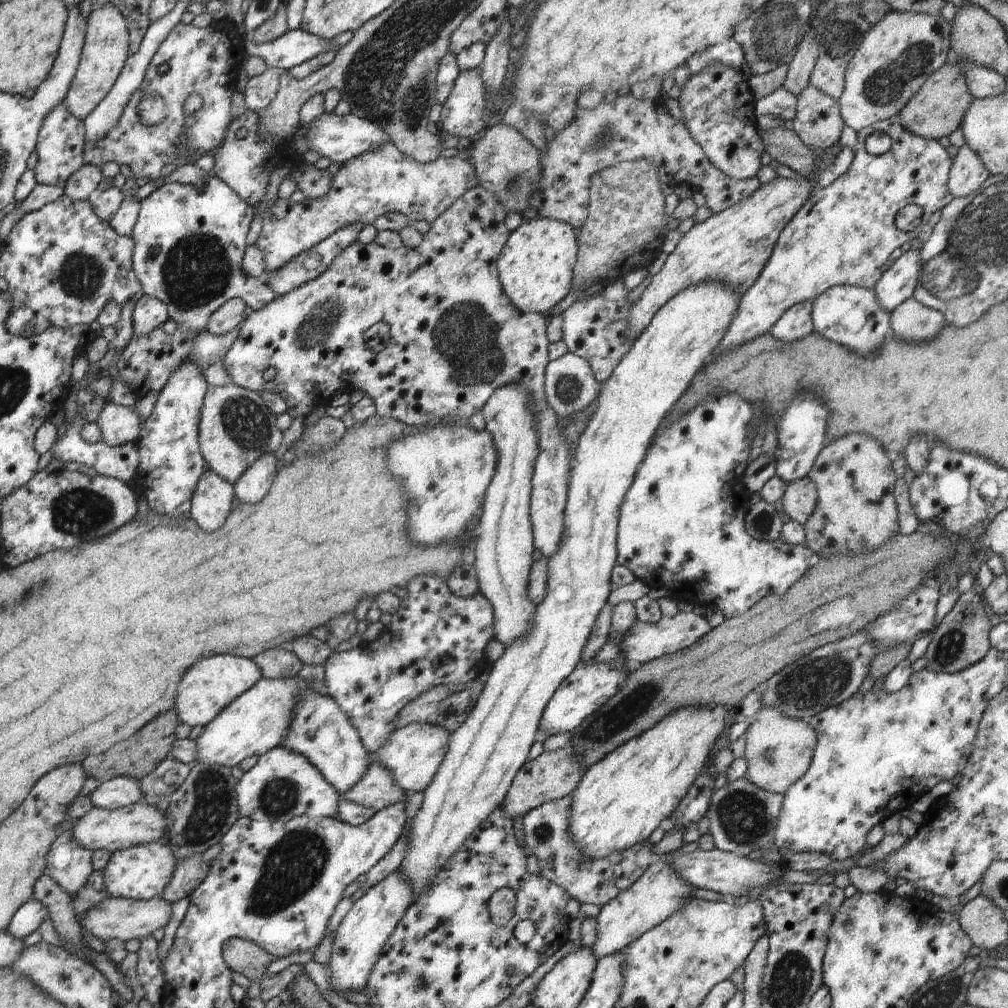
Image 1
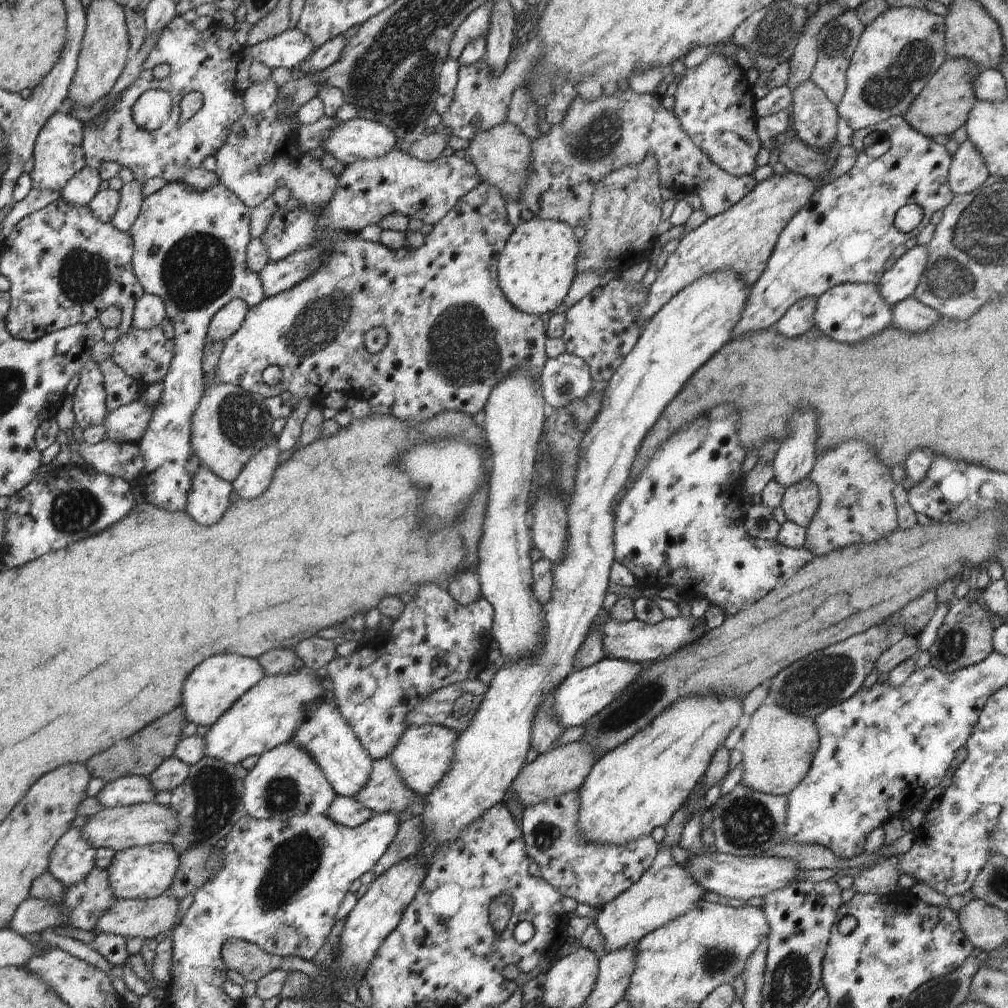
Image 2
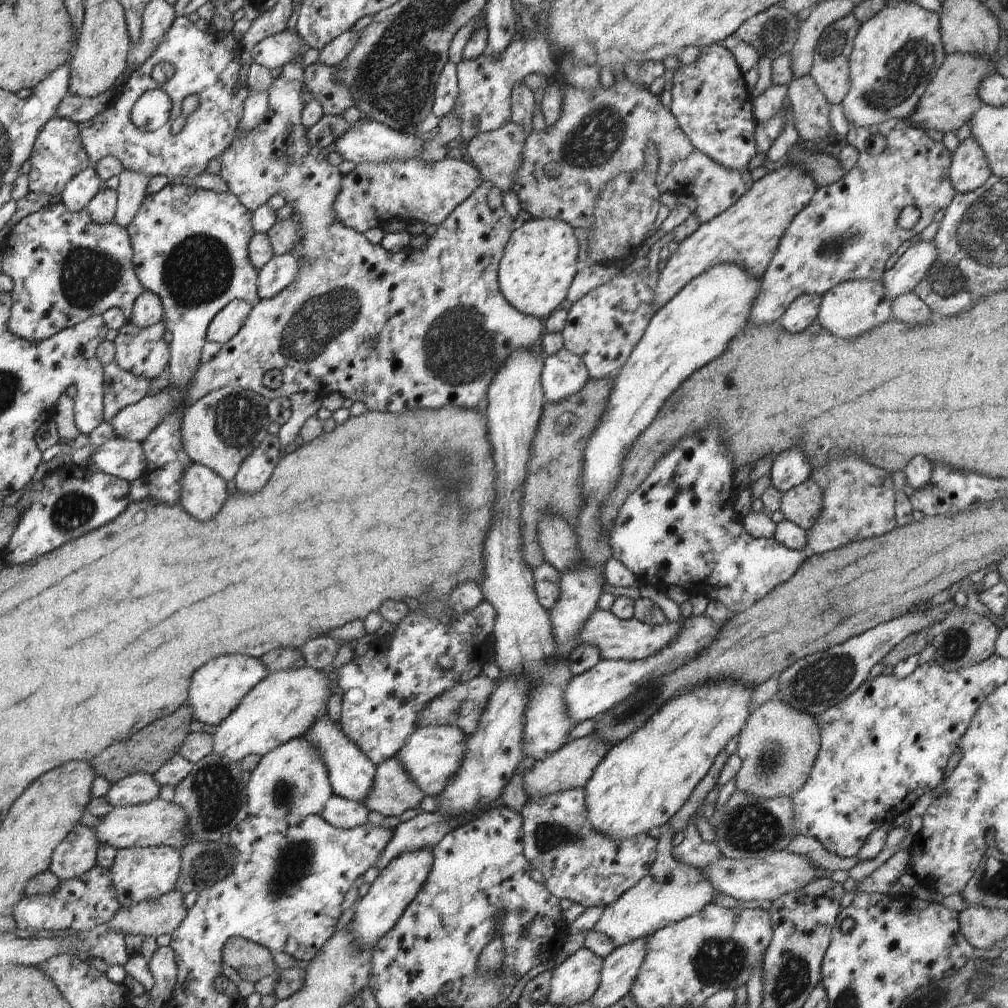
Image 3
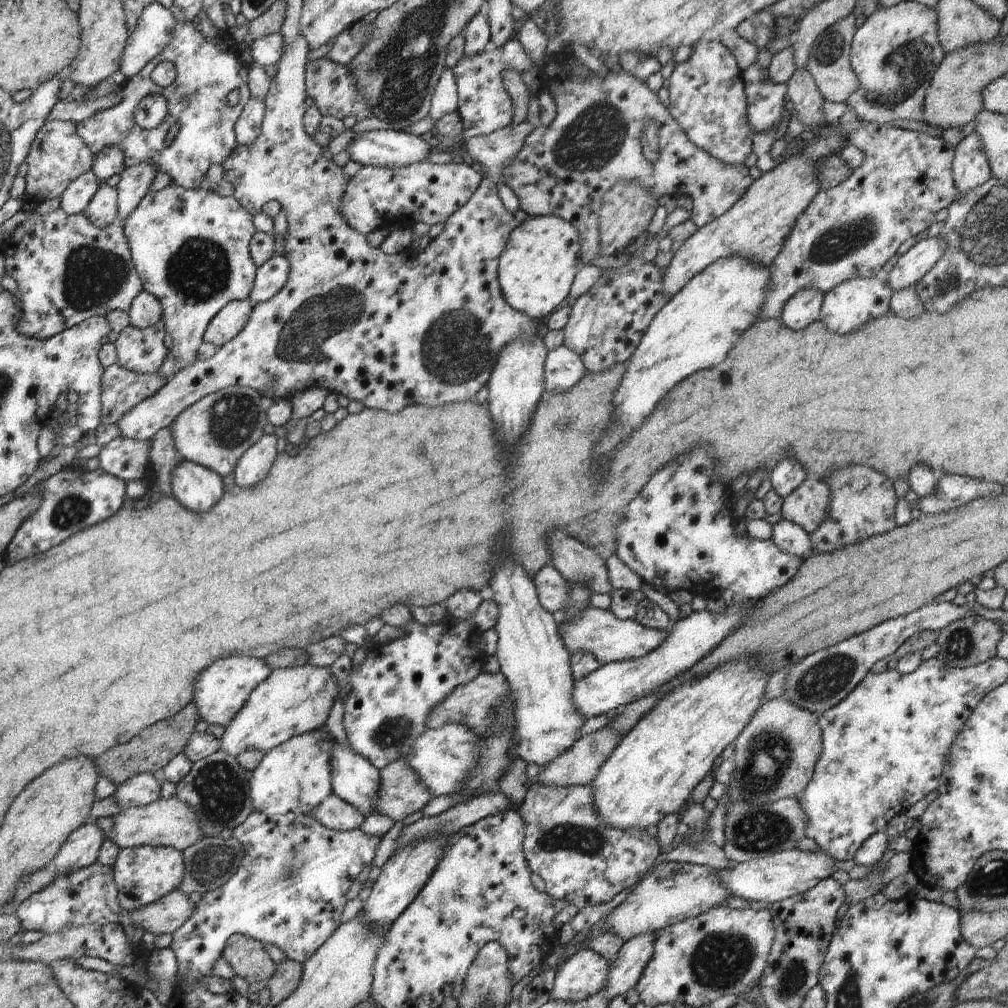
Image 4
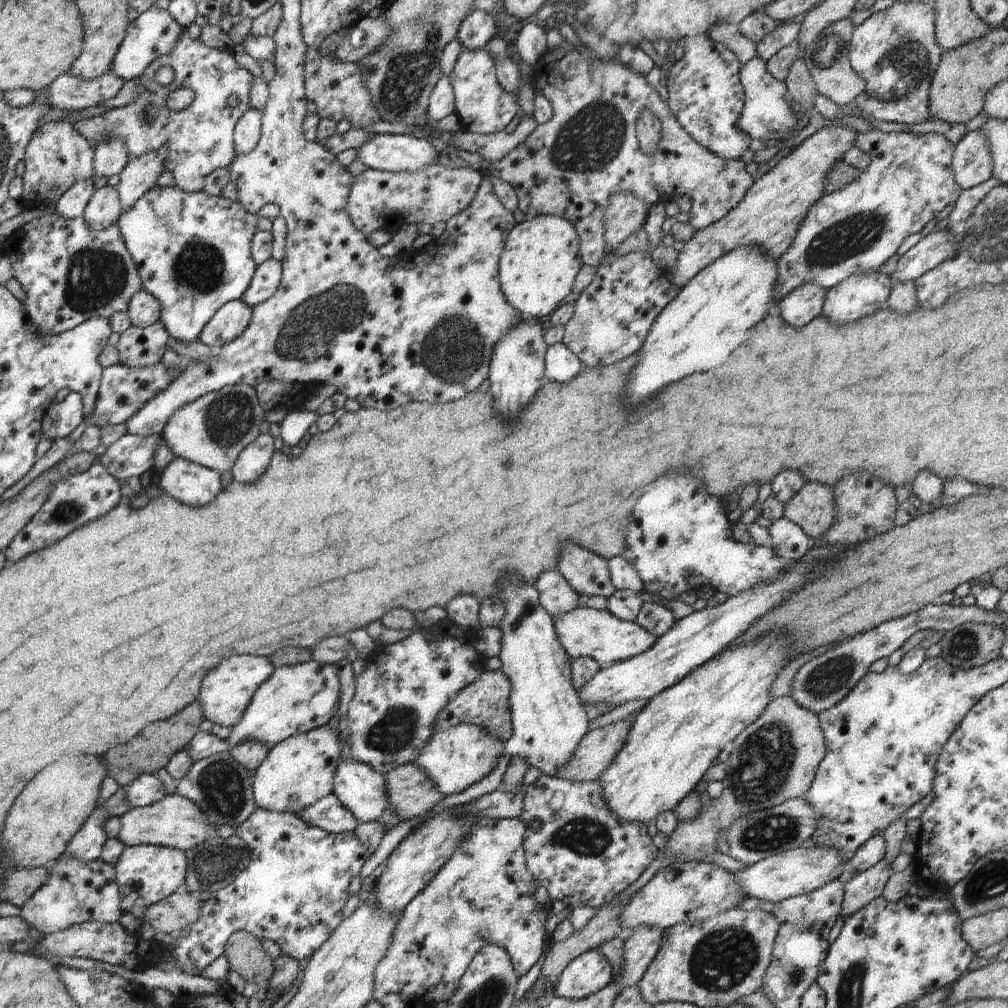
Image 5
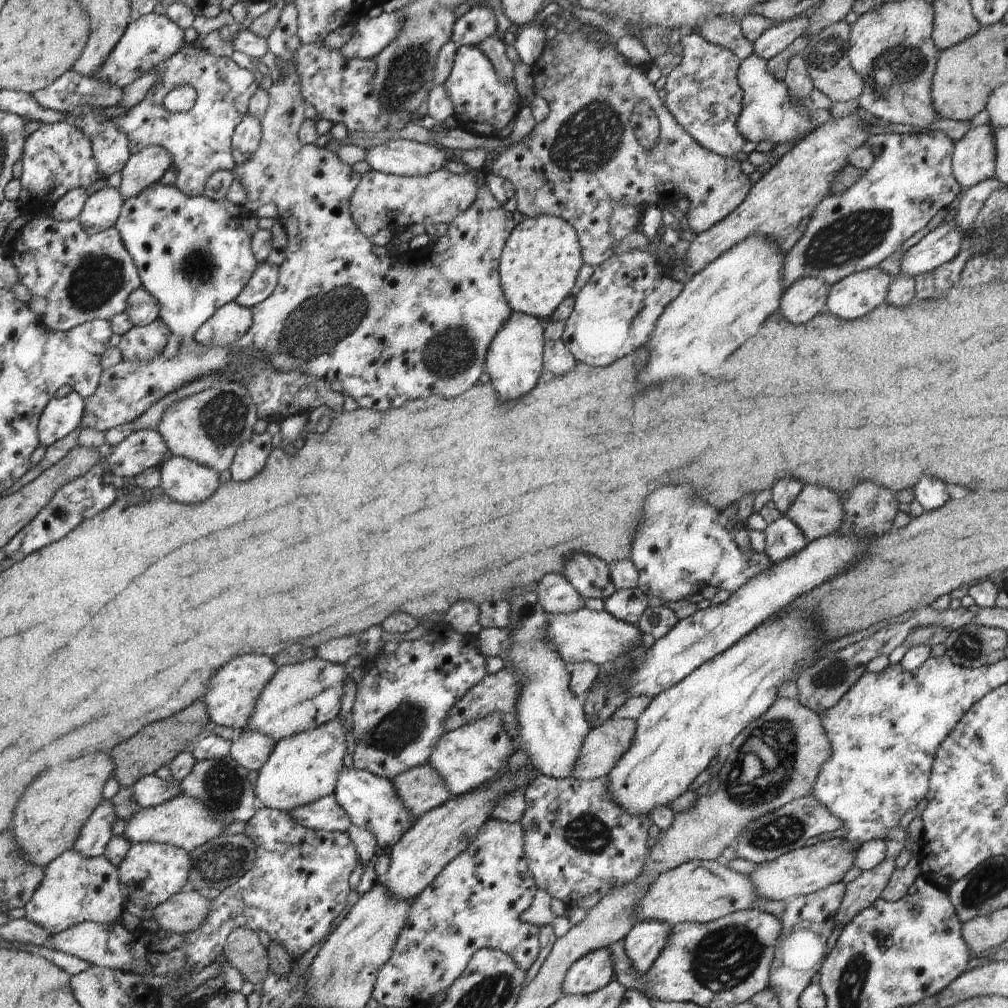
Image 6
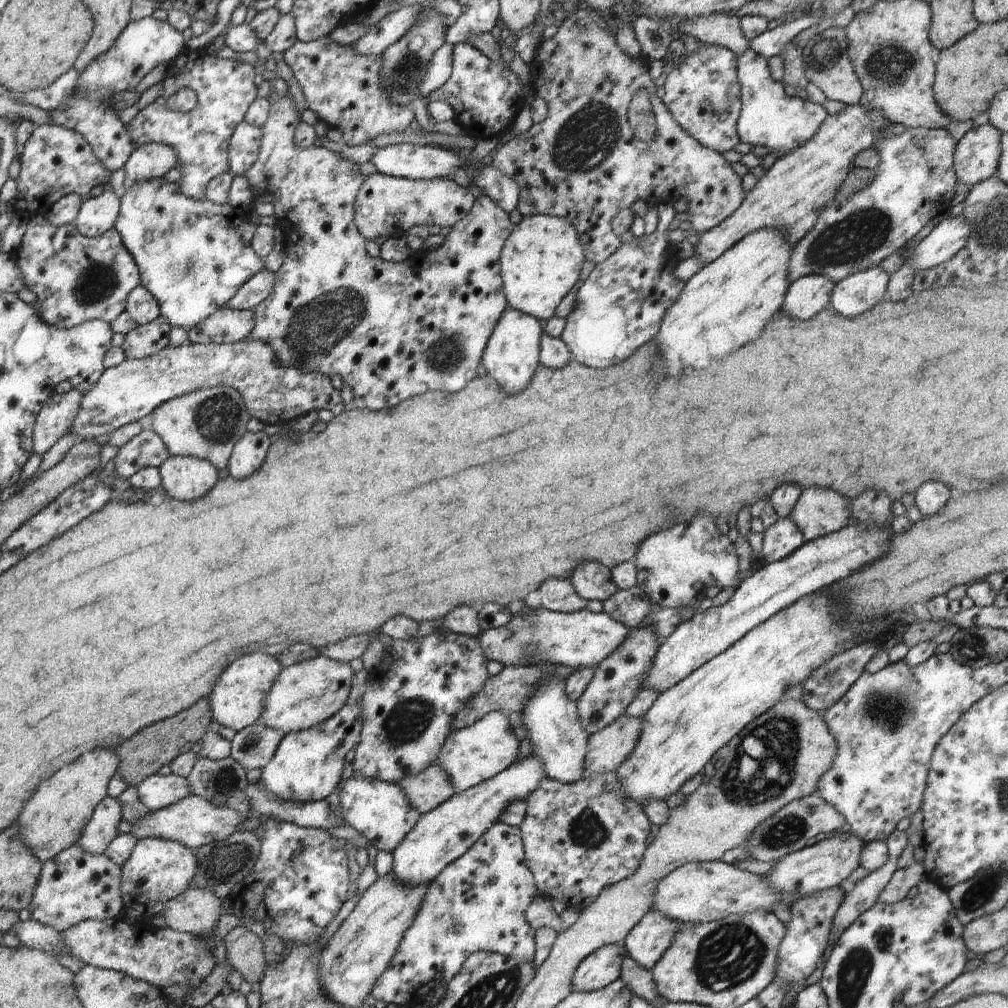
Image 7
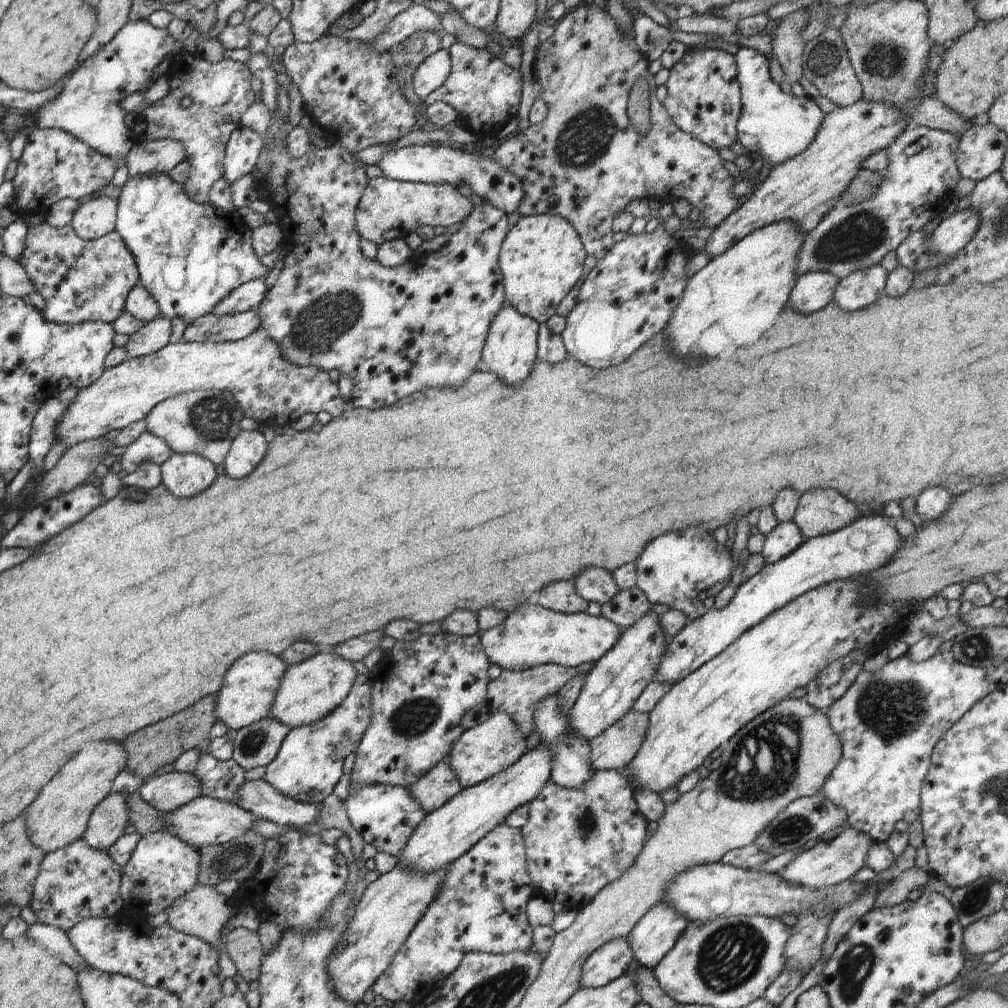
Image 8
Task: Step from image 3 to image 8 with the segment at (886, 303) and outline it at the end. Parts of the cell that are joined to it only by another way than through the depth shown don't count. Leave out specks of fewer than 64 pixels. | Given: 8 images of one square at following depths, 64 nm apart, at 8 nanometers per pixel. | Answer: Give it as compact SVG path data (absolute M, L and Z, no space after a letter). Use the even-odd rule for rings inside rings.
M880 264L839 279L834 304L844 312L856 312L884 296L888 272Z

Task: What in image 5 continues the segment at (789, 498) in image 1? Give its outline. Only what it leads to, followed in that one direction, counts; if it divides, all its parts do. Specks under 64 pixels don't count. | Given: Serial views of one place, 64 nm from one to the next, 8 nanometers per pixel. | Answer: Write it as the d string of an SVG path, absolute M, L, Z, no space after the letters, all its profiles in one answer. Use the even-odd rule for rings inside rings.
M819 482L806 484L786 504L783 516L795 522L810 538L816 540L828 532L836 520L836 500L832 488Z

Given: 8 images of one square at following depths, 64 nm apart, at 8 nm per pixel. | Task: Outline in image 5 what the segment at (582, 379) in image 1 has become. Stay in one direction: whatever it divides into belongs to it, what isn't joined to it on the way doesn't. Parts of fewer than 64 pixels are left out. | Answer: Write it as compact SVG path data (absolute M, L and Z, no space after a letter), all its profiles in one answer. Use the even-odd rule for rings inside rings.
M564 343L547 346L545 354L545 380L566 382L572 380L583 364Z

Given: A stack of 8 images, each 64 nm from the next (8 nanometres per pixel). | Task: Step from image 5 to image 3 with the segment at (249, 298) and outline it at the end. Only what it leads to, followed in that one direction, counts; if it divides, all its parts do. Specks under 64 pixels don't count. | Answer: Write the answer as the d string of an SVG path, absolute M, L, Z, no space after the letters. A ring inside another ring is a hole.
M290 253L273 256L257 271L258 301L268 300L288 288L296 280L300 270L300 260Z

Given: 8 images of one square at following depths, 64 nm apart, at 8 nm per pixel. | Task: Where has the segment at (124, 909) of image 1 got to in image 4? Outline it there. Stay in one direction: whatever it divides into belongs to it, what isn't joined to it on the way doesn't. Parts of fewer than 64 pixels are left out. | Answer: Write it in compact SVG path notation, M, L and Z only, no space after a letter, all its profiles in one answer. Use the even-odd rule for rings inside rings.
M179 888L136 912L125 913L132 926L140 926L146 932L174 934L189 916L194 914L194 903Z

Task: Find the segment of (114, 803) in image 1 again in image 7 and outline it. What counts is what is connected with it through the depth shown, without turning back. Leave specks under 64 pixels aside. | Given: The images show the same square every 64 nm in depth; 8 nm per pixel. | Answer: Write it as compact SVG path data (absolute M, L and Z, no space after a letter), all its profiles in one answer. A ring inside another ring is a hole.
M172 773L149 776L135 787L142 804L152 811L168 808L193 794L188 786L188 778Z

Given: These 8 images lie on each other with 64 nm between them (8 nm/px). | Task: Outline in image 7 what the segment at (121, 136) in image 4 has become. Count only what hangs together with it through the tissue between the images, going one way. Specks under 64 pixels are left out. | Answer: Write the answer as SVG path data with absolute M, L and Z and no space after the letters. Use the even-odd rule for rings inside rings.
M184 47L173 58L162 81L162 95L142 108L133 120L125 124L134 148L146 143L170 146L176 152L182 178L180 190L192 200L206 200L210 180L228 172L228 146L236 126L244 121L248 107L256 100L256 72L250 63L210 56L206 49ZM190 88L196 94L196 106L188 112L168 108L168 98L178 90Z

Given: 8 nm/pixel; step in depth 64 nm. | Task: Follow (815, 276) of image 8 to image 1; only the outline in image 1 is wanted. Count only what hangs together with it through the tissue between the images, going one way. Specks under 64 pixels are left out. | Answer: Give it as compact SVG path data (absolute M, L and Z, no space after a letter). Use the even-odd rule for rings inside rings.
M813 301L800 302L789 307L772 326L770 333L784 342L796 342L806 338L813 331L812 307Z

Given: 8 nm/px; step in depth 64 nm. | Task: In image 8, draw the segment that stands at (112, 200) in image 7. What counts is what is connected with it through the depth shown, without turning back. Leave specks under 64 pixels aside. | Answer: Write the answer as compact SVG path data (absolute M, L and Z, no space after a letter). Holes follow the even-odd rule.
M101 195L80 204L74 212L70 226L82 240L98 240L115 230L117 200Z

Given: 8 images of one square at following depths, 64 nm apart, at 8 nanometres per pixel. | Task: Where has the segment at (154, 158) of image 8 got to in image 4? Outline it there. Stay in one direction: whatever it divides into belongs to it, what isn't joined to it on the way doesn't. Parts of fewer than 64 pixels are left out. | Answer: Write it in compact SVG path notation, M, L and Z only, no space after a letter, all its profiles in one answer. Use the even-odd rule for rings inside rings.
M146 160L136 166L128 166L120 173L120 182L116 187L118 220L124 222L134 210L137 204L148 194L156 170L150 164L152 160Z

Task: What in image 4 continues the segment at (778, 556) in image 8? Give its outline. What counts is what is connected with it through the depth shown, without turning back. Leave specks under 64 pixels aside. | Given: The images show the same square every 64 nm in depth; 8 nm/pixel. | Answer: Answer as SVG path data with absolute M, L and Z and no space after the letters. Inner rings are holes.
M784 518L773 524L771 541L780 548L780 552L803 559L813 550L809 534L804 528Z

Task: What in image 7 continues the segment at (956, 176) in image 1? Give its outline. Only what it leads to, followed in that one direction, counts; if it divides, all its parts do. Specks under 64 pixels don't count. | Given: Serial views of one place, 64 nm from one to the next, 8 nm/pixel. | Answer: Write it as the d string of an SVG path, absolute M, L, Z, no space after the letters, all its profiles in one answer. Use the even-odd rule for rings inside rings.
M992 124L971 128L958 141L954 153L954 170L960 182L974 186L995 176L1002 156L1002 132Z

